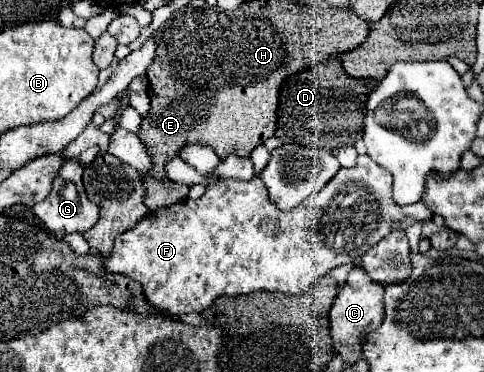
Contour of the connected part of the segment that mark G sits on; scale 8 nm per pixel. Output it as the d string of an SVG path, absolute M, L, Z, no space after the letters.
M66 158L66 166L62 166L58 178L54 180L50 196L34 206L34 214L38 216L38 220L52 232L86 232L98 222L98 206L90 202L84 192L82 170L84 168L80 166L78 160Z

